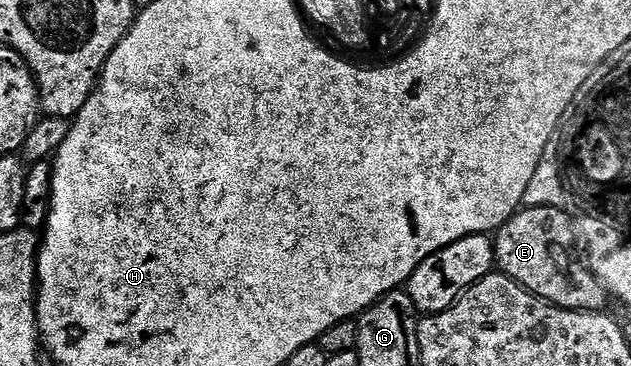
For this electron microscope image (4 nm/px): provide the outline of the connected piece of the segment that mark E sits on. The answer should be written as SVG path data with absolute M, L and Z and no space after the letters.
M538 205L535 208L524 208L518 210L507 222L499 228L495 235L495 263L500 274L509 279L515 280L520 287L525 287L536 295L538 299L553 304L555 307L562 307L568 311L601 311L604 308L607 292L605 286L594 277L584 262L576 263L569 256L569 246L573 239L565 235L565 223L567 216L557 208Z

